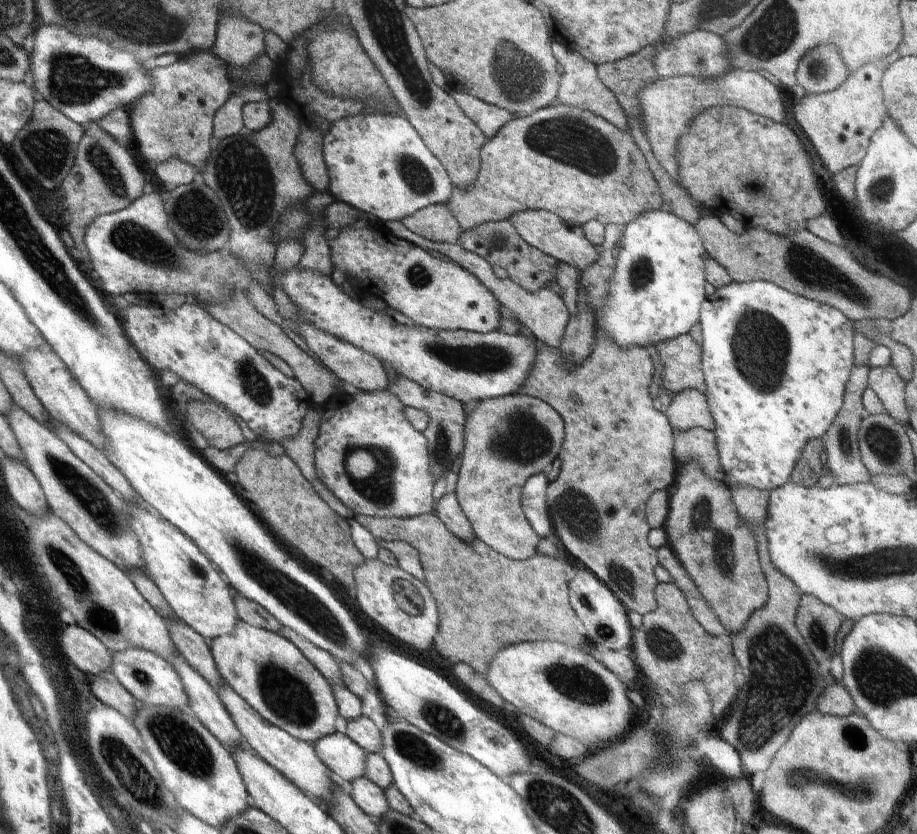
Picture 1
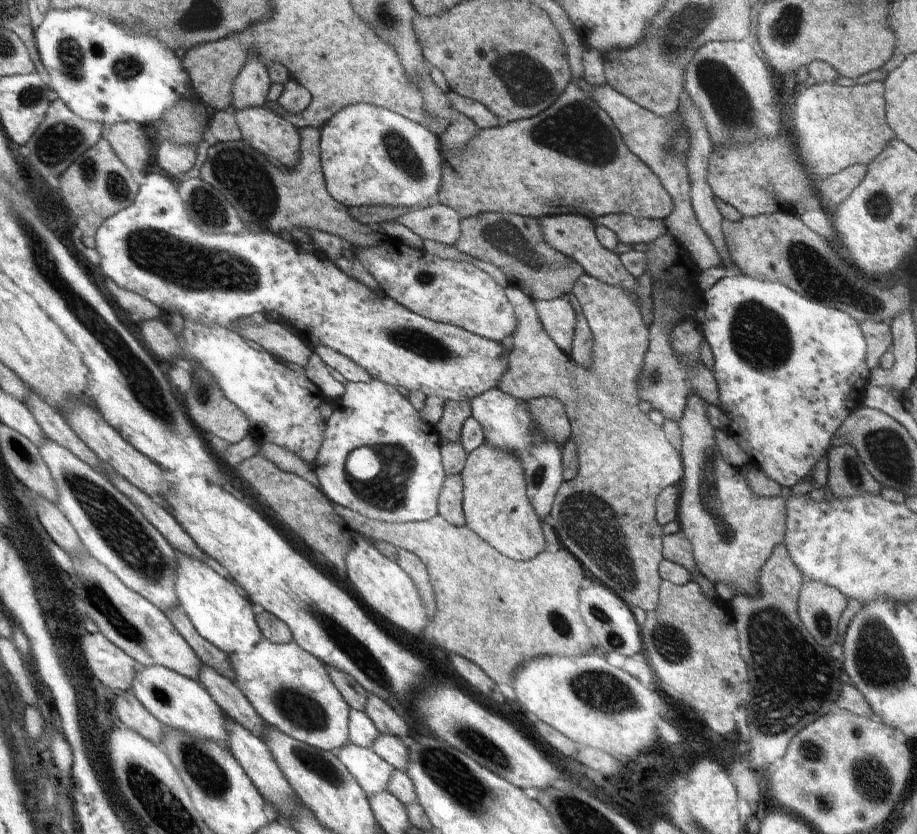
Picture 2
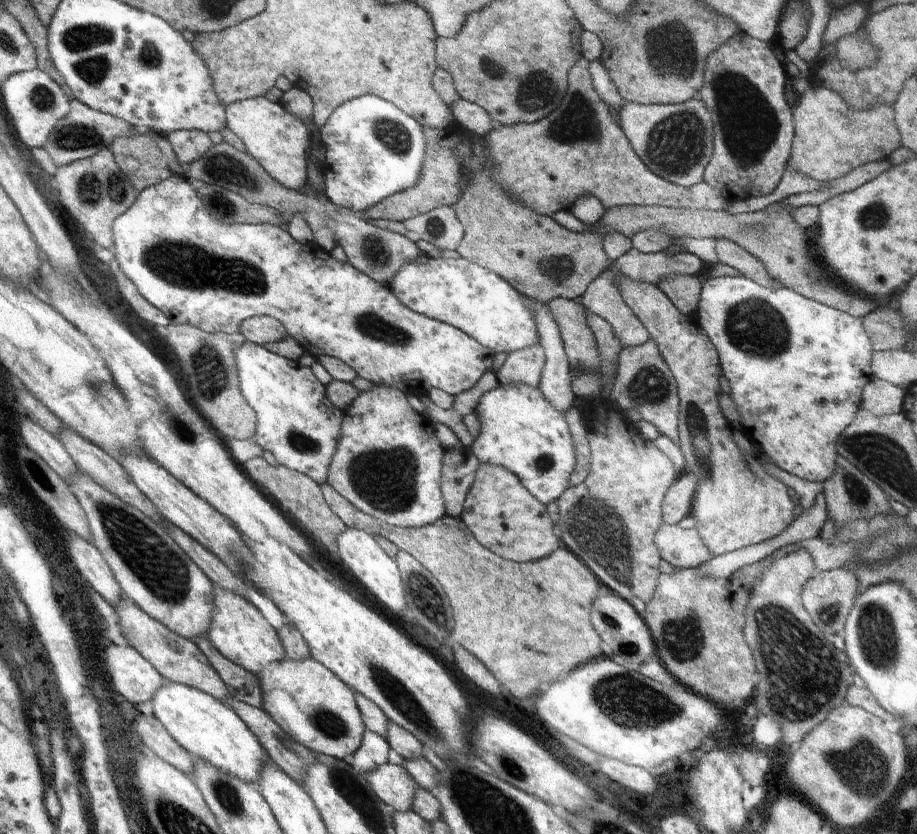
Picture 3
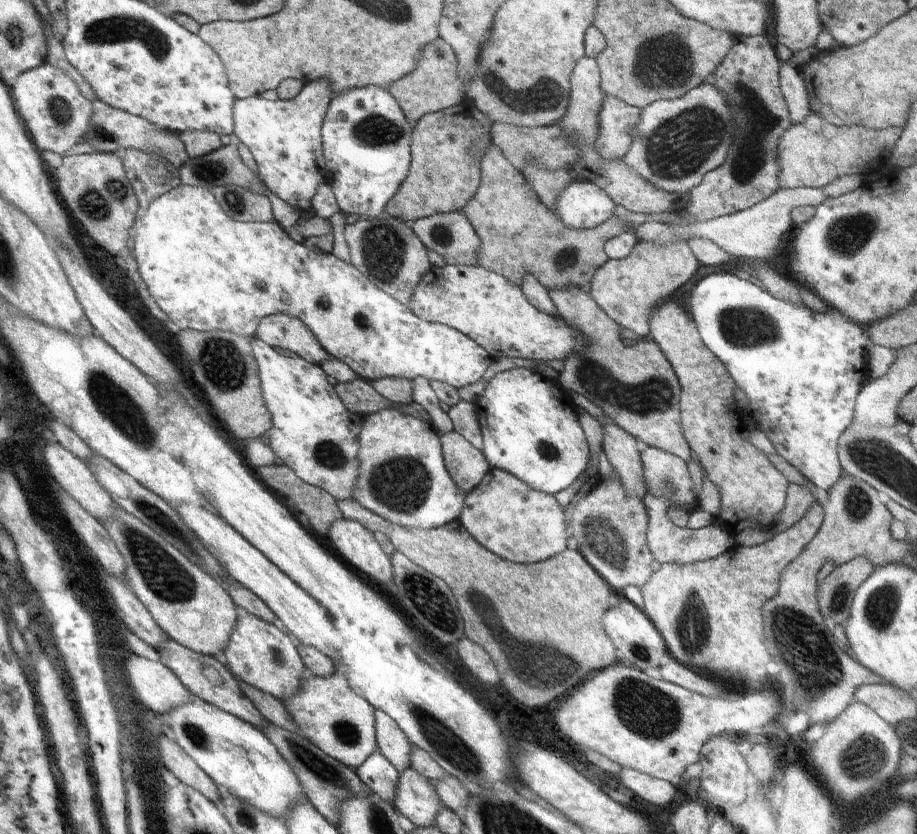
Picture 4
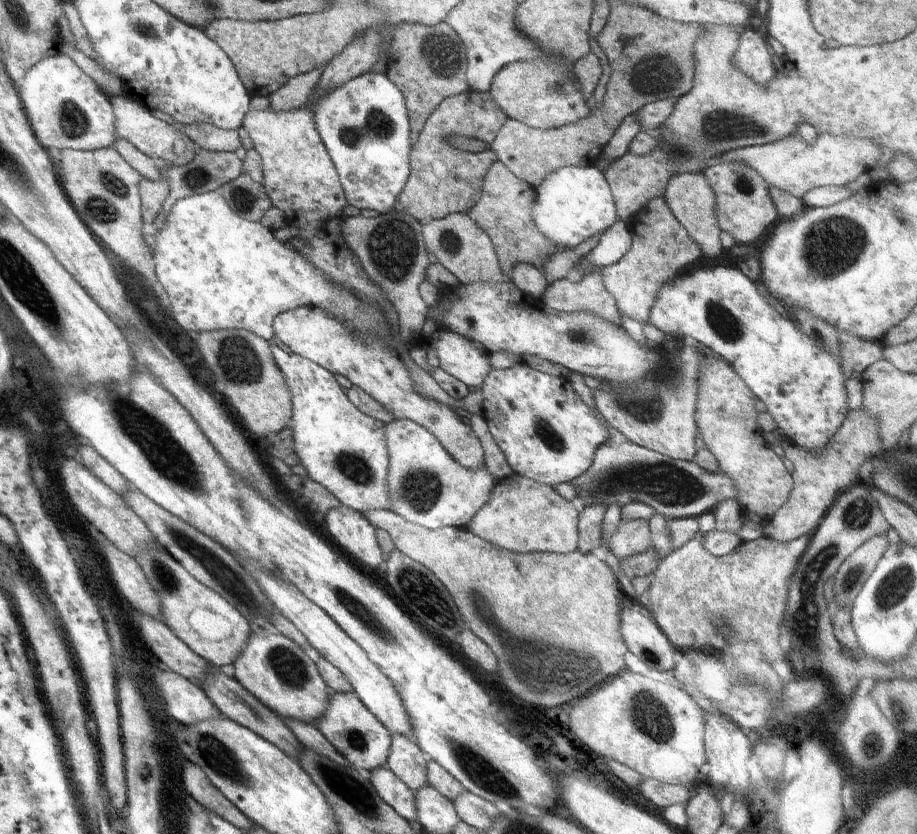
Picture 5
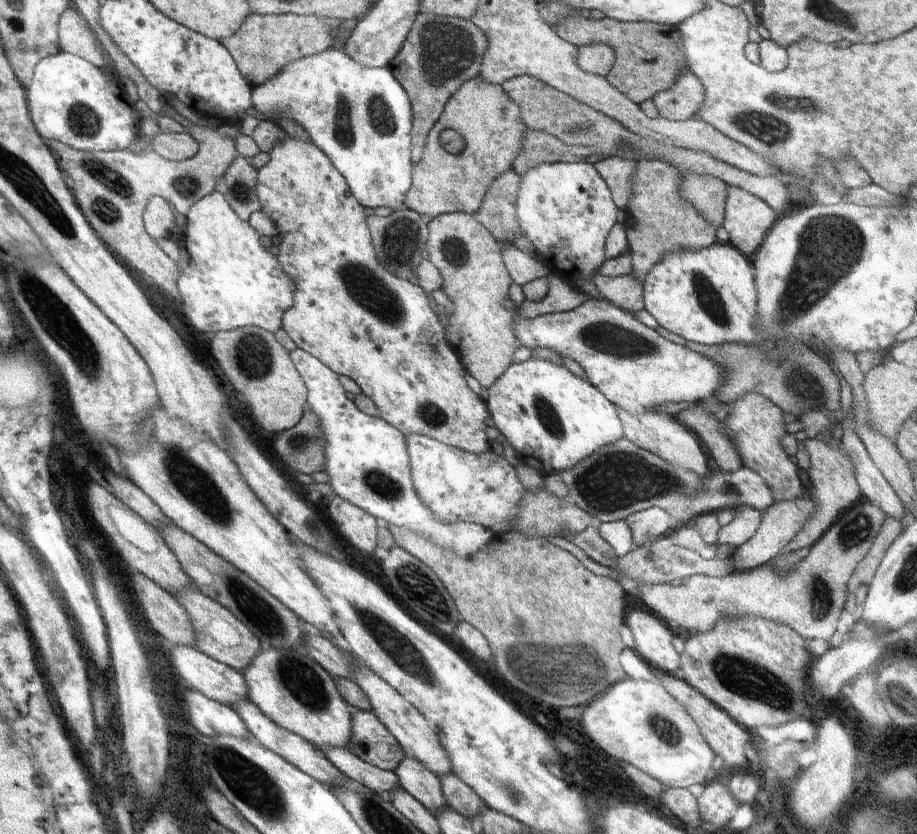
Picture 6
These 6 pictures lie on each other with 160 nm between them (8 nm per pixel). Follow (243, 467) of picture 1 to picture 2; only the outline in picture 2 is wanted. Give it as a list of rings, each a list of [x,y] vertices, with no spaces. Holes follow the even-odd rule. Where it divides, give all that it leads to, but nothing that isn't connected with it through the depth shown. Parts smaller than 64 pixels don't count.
[[[261,454],[243,460],[236,470],[238,476],[248,482],[248,488],[252,488],[256,500],[260,500],[260,504],[268,504],[268,512],[272,512],[272,516],[280,520],[296,540],[304,540],[308,548],[322,553],[328,564],[334,564],[338,570],[346,570],[345,552],[353,539],[353,531],[334,512],[329,498],[319,488],[295,473],[279,470]]]

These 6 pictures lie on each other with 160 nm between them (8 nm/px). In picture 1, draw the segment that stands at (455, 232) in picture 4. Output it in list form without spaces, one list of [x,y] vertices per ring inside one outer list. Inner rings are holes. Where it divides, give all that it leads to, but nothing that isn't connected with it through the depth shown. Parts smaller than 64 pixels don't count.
[[[438,203],[420,209],[414,215],[404,217],[402,224],[417,235],[437,243],[456,244],[462,228],[445,204]]]

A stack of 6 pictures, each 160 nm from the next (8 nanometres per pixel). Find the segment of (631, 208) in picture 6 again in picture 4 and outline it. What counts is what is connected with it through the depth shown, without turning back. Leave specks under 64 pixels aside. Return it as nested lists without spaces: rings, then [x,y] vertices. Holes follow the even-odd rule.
[[[683,240],[672,241],[667,245],[638,241],[632,252],[623,259],[608,259],[596,269],[591,280],[589,293],[596,304],[615,320],[621,328],[646,338],[649,336],[649,316],[651,310],[660,302],[694,280],[700,264],[688,243]]]

